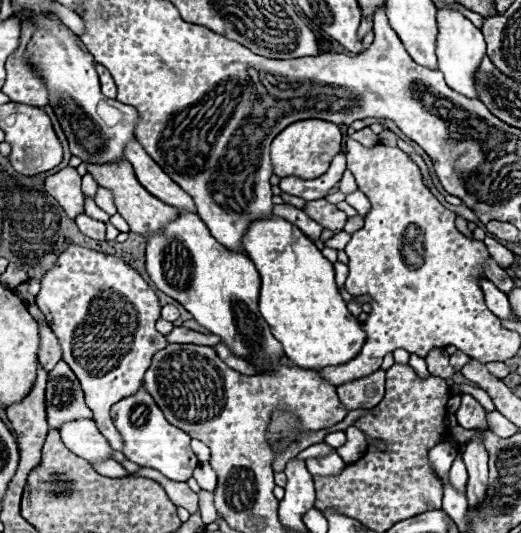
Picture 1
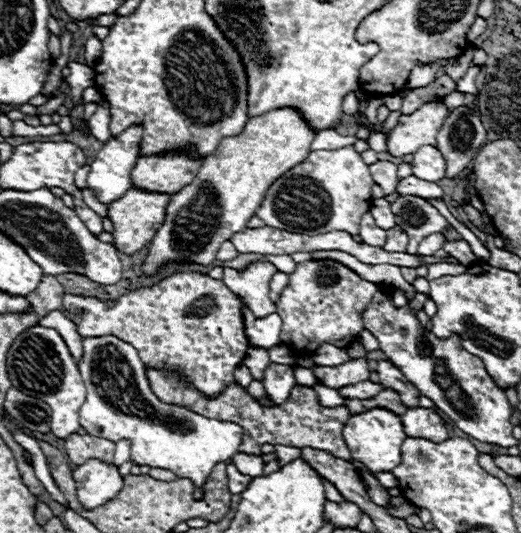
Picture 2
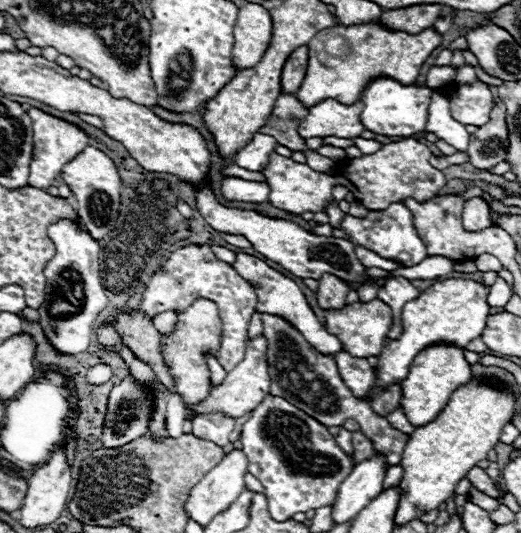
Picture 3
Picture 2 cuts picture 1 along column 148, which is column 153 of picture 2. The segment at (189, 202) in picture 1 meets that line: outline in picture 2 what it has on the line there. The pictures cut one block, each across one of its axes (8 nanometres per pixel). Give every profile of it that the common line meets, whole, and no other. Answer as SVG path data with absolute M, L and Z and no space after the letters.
M166 154L166 156L146 156L140 158L130 172L132 186L146 192L176 194L180 188L190 184L198 172L202 158L192 158L188 154Z

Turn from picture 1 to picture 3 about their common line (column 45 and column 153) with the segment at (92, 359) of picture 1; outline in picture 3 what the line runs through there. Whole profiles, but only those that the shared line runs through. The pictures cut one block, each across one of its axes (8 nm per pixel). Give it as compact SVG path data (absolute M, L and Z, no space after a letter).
M190 244L184 246L168 258L164 268L160 268L152 280L148 282L144 290L144 298L140 308L154 316L156 312L166 312L166 310L176 310L178 314L184 312L196 298L208 298L218 304L218 312L224 324L222 330L222 350L218 354L218 362L230 372L242 358L246 350L246 328L250 322L250 316L256 312L256 294L254 288L226 262L218 260L210 246L198 246Z

